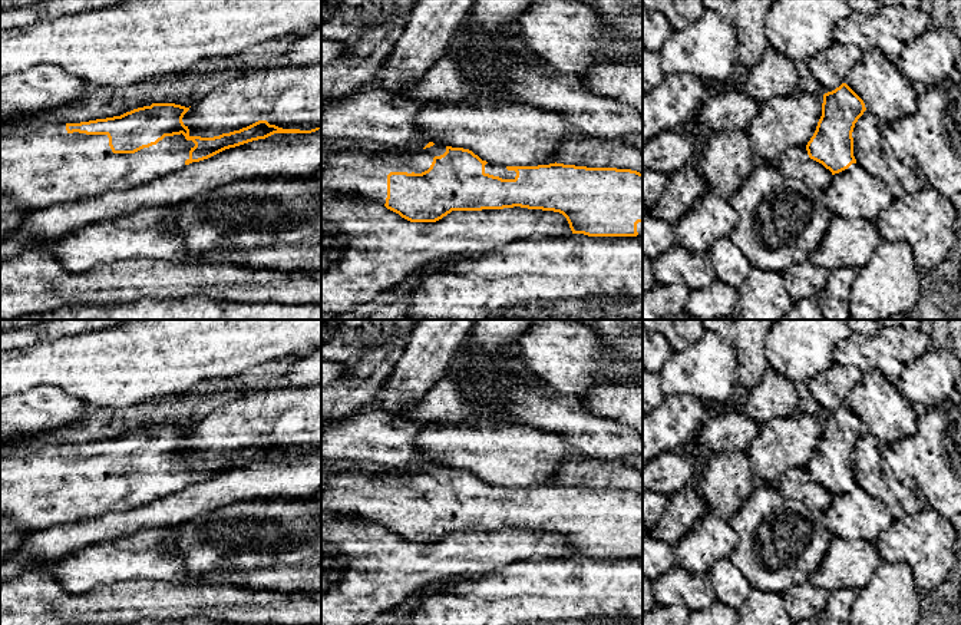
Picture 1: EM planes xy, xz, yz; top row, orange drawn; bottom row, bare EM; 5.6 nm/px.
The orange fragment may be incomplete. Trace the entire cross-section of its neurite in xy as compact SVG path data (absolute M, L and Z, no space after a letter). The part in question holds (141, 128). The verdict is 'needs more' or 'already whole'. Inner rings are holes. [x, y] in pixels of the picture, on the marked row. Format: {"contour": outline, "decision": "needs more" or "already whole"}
{"contour": "M152 103L151 106L143 106L133 109L131 112L126 112L120 116L106 118L106 119L96 119L89 122L80 122L80 123L50 123L46 119L37 123L23 123L16 126L16 129L6 136L0 136L0 196L6 196L16 202L23 211L33 211L40 208L47 208L50 205L57 205L62 202L75 202L75 201L83 201L92 196L102 195L108 191L118 189L118 191L126 191L139 185L143 185L149 181L153 181L159 176L164 176L166 173L172 173L185 165L189 165L192 162L199 162L204 159L208 159L225 149L235 148L252 140L265 139L274 133L311 133L318 130L320 128L311 129L311 130L300 130L300 129L283 129L275 125L270 125L267 120L258 120L247 128L242 128L240 130L234 130L229 133L222 133L219 136L214 138L201 138L201 136L191 136L188 126L184 125L182 118L189 110L189 108L175 105L175 103Z", "decision": "needs more"}

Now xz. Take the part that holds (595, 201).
{"contour": "M429 142L423 149L397 149L397 148L379 148L373 151L321 151L321 172L327 175L327 189L333 194L346 192L356 194L370 202L384 205L387 209L399 214L410 222L436 222L450 214L452 211L482 211L482 209L503 209L503 208L528 208L554 211L562 214L572 231L572 234L584 234L588 237L637 237L637 224L643 222L643 173L631 169L617 168L587 168L564 163L549 163L538 166L505 166L493 165L482 161L469 149L443 146Z", "decision": "needs more"}

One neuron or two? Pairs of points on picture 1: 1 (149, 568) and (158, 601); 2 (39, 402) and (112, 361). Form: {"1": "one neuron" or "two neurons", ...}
{"1": "two neurons", "2": "two neurons"}

